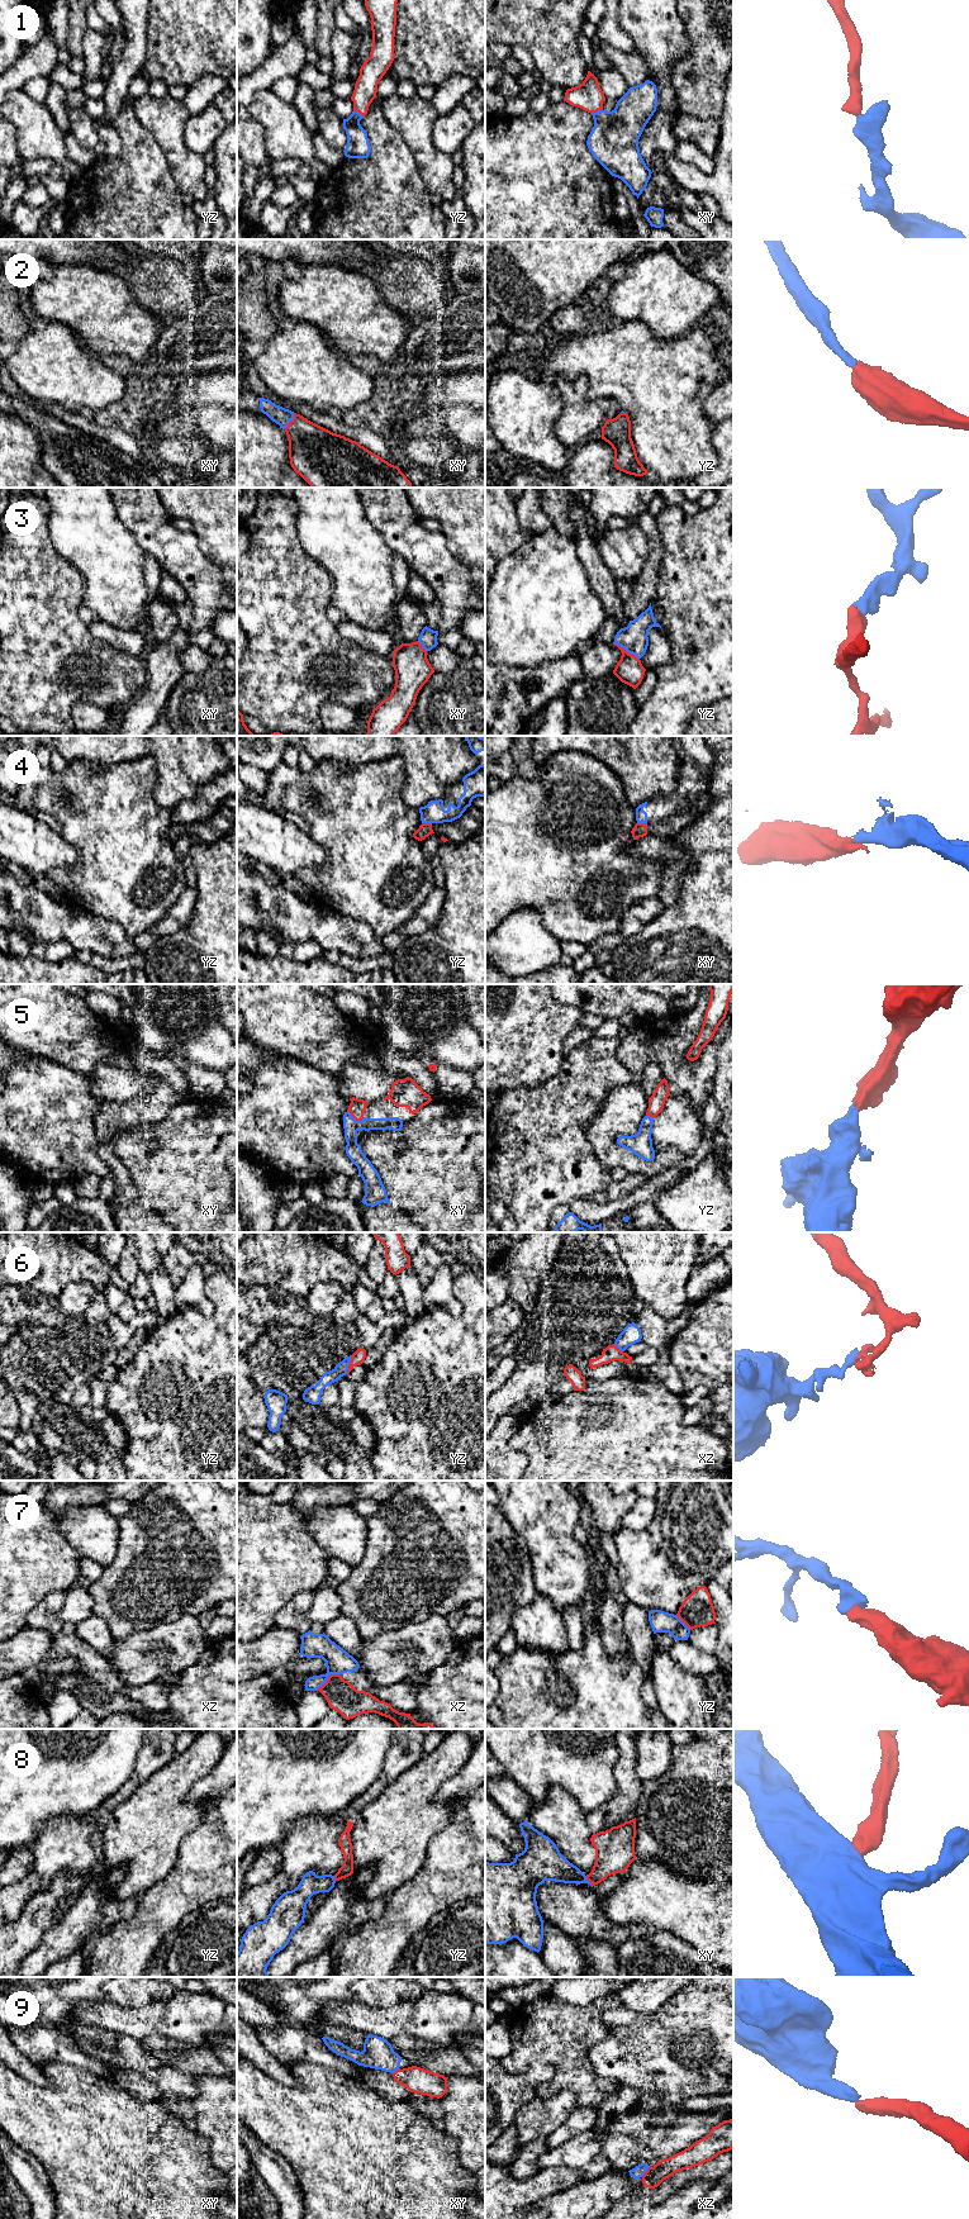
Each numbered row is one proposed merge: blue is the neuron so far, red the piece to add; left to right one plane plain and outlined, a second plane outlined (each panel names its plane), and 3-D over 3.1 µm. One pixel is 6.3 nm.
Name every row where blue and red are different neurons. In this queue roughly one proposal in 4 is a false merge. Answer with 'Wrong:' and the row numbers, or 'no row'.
Wrong: 4, 6, 9

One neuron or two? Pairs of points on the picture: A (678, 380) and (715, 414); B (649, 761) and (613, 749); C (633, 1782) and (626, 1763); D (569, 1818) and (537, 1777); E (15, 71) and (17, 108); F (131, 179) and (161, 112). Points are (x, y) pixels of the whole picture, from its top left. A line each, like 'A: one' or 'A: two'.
A: two
B: one
C: one
D: two
E: two
F: two

